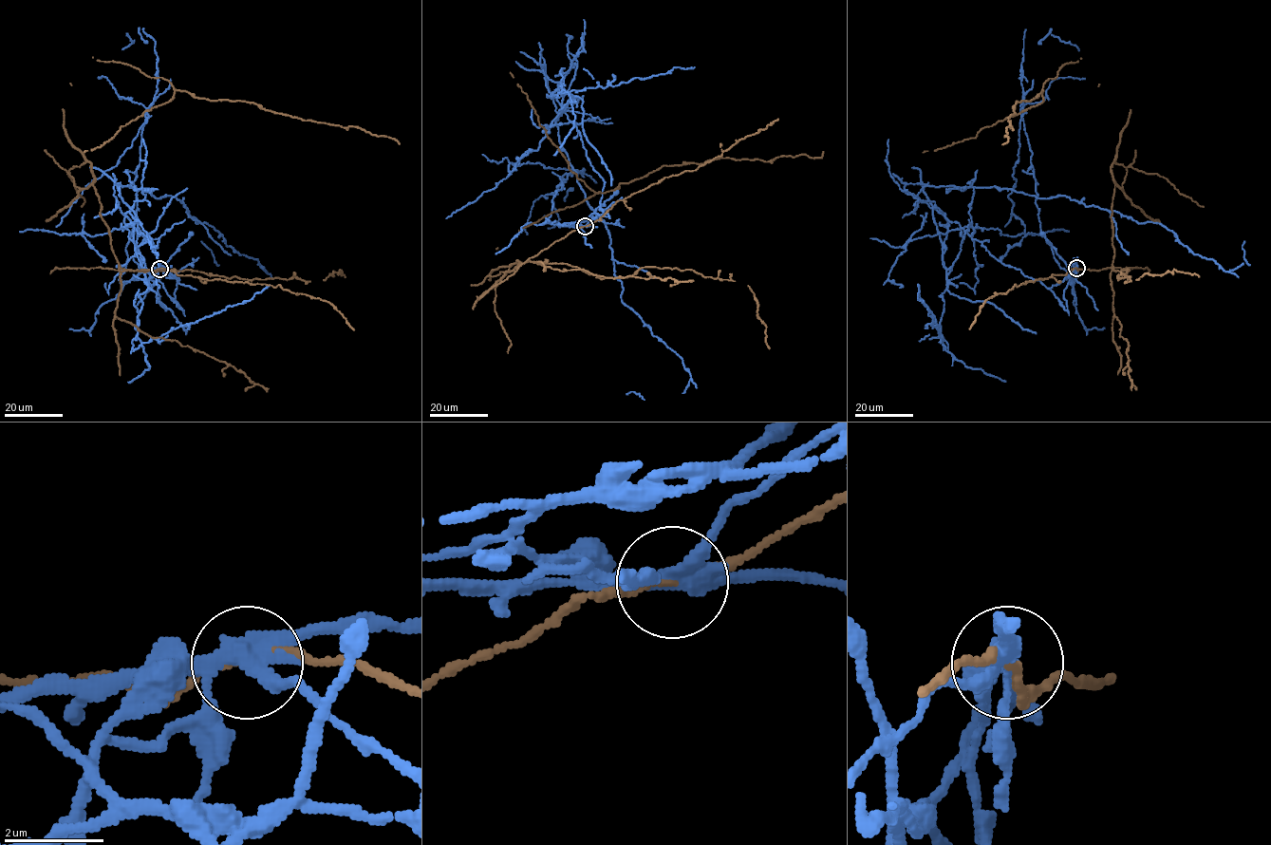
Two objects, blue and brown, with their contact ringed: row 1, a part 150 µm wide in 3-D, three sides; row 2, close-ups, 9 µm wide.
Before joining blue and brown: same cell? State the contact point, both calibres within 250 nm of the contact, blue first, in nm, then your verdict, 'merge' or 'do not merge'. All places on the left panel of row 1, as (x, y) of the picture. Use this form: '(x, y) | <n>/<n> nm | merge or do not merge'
(159, 269) | 360/90 nm | do not merge

